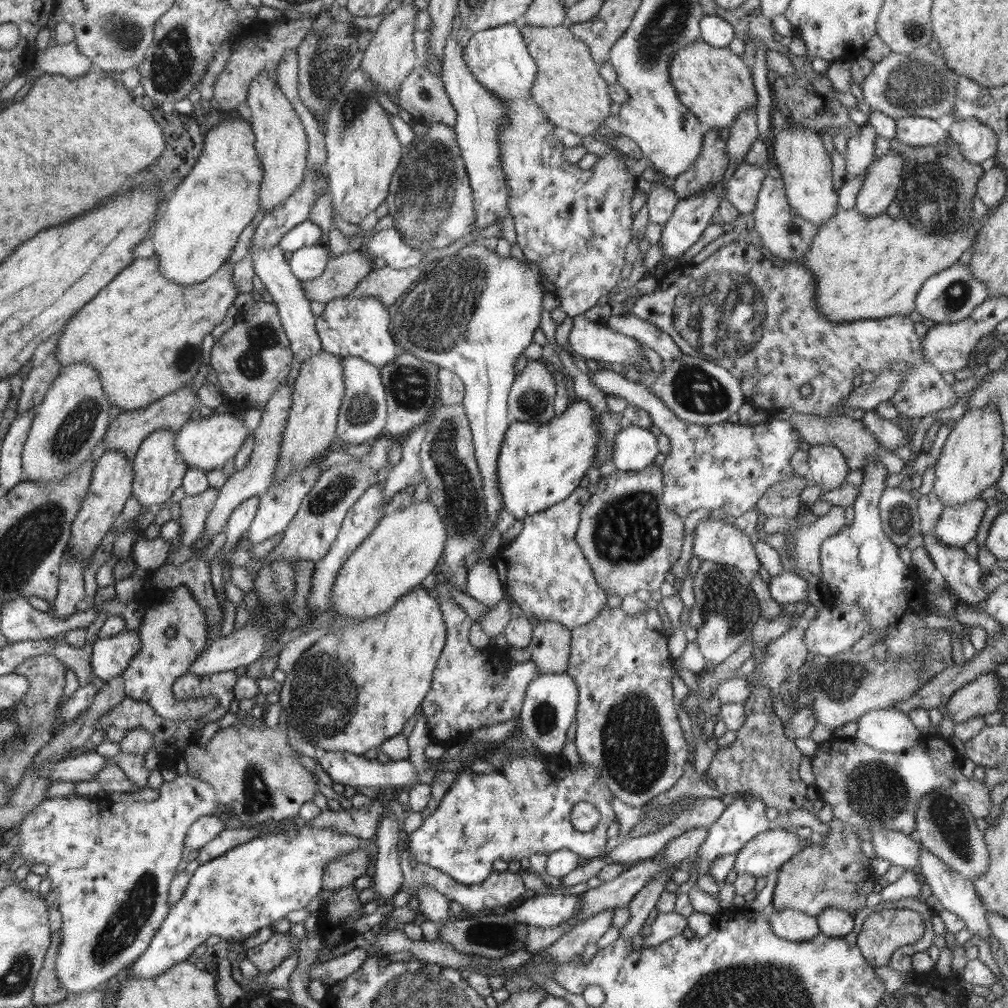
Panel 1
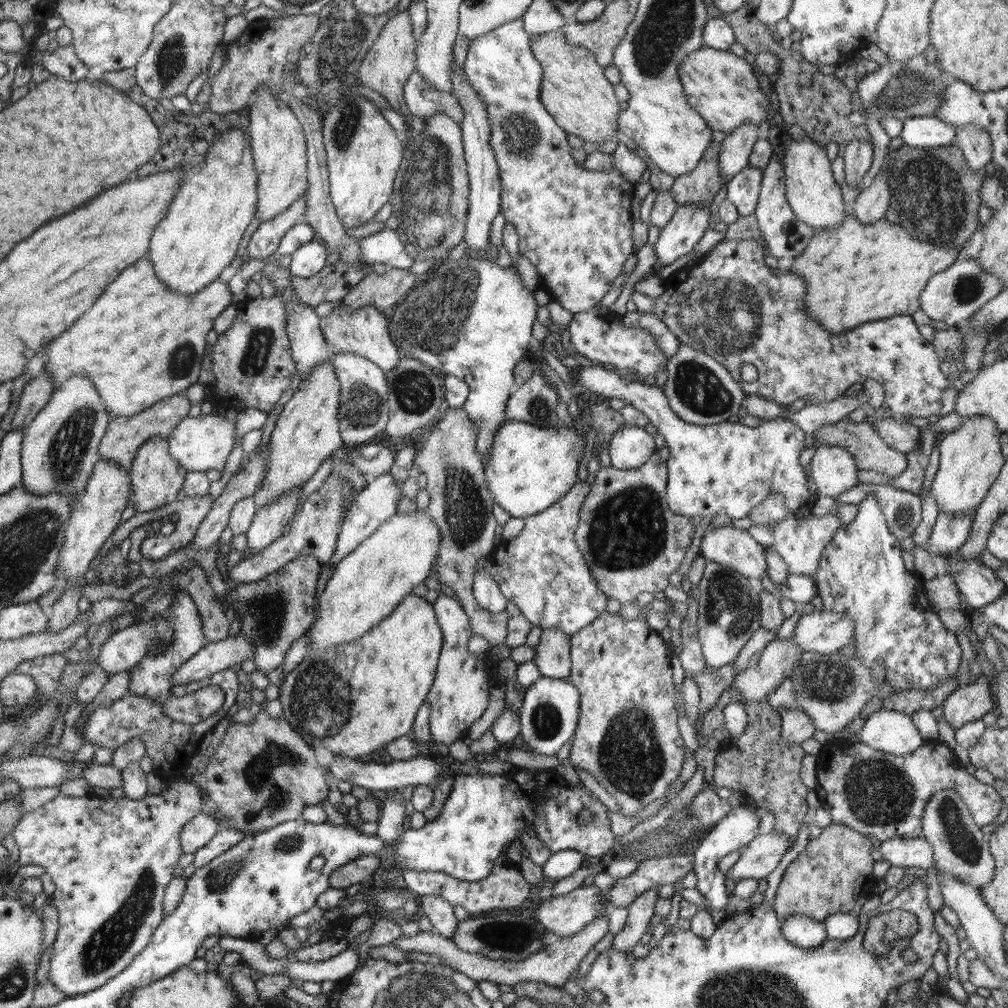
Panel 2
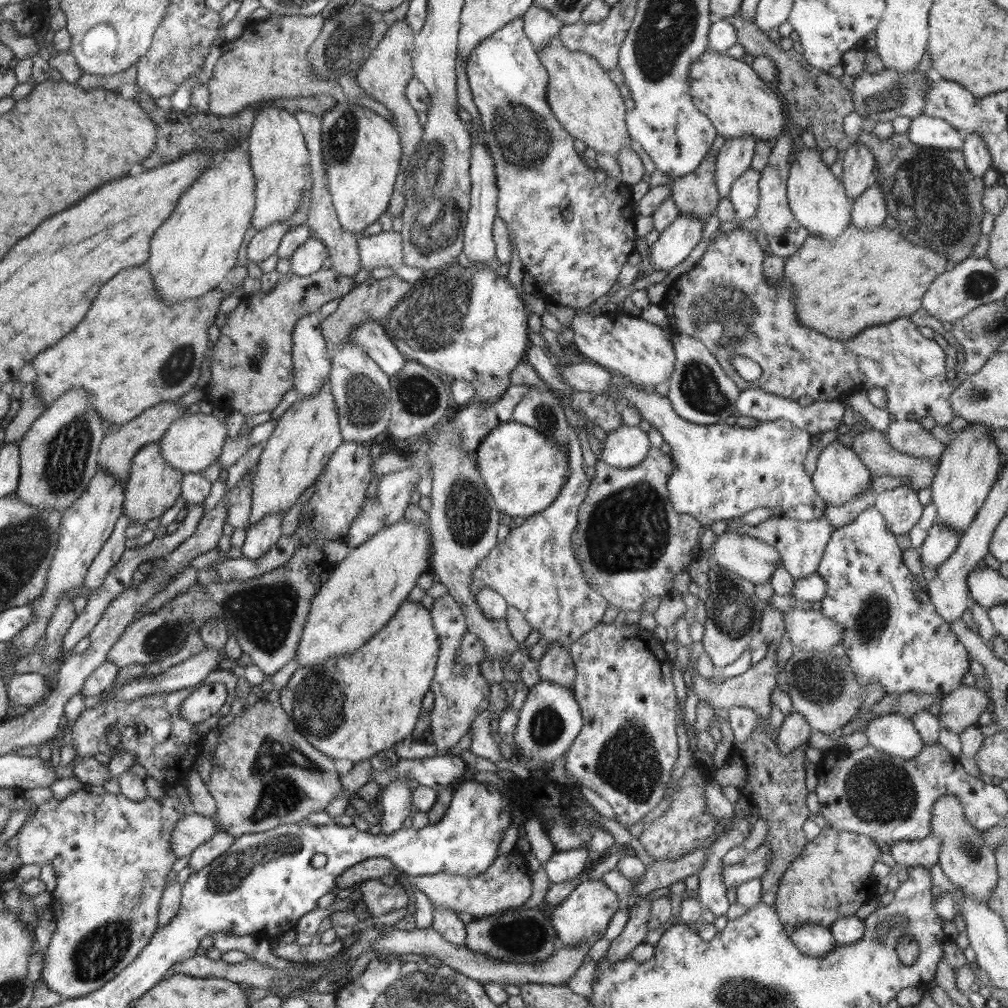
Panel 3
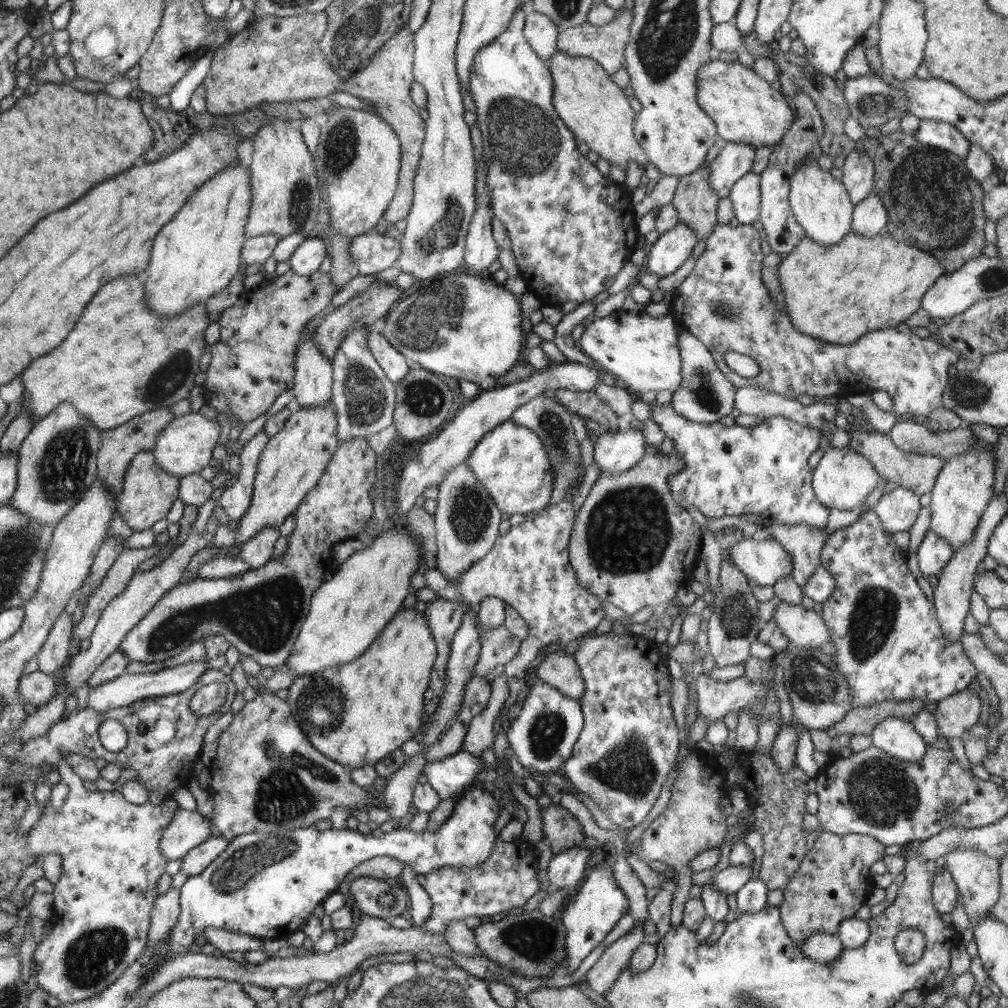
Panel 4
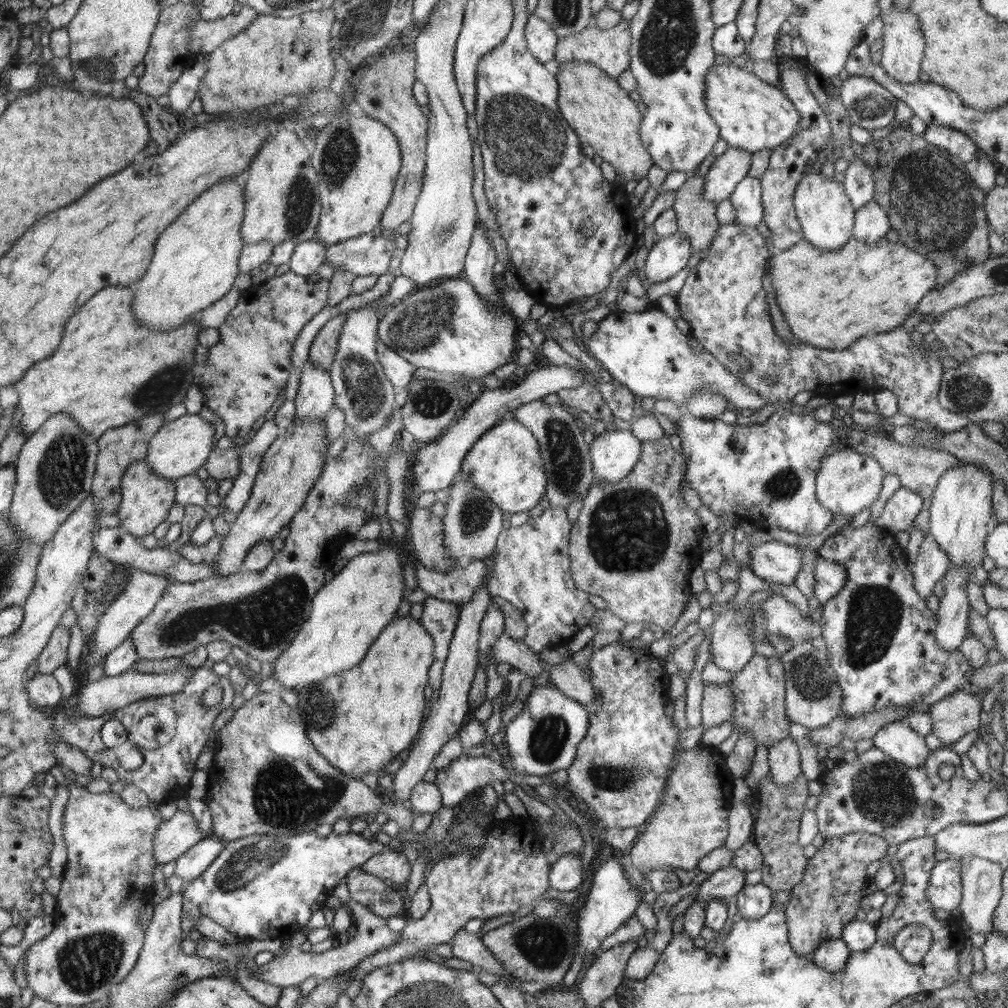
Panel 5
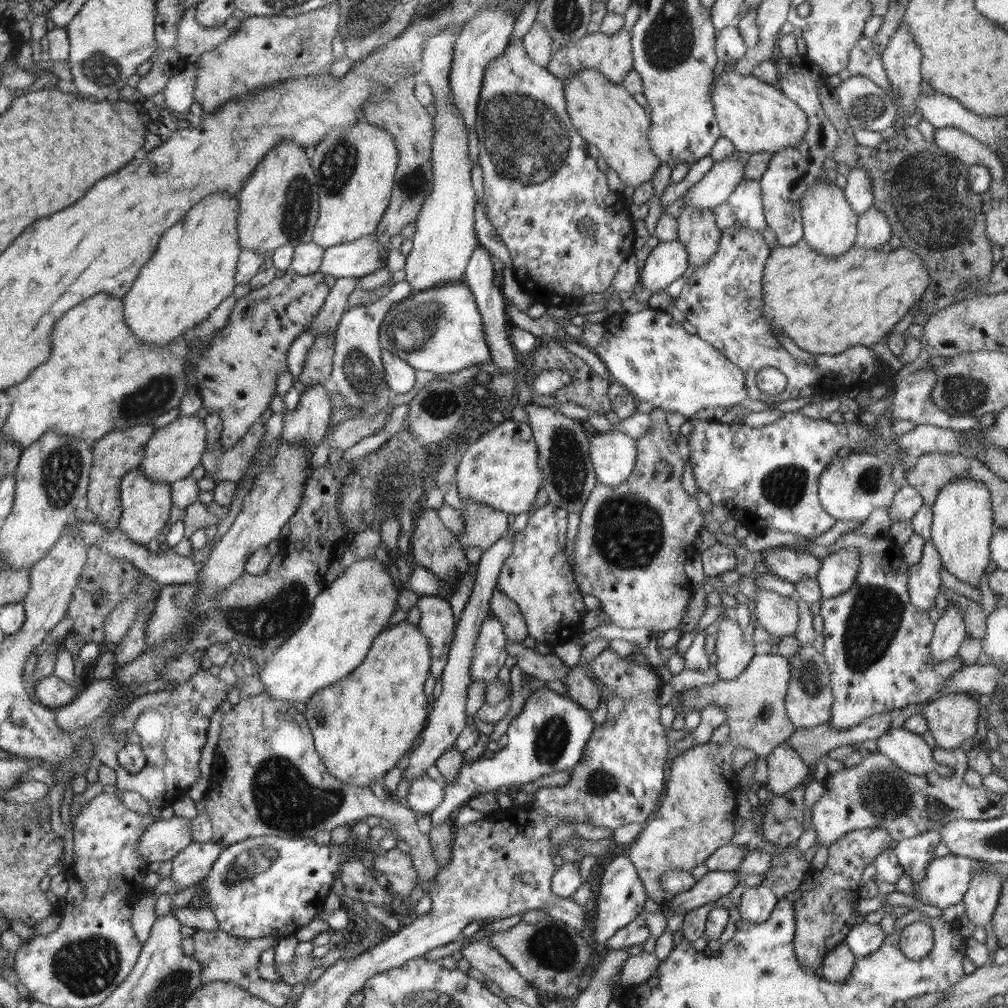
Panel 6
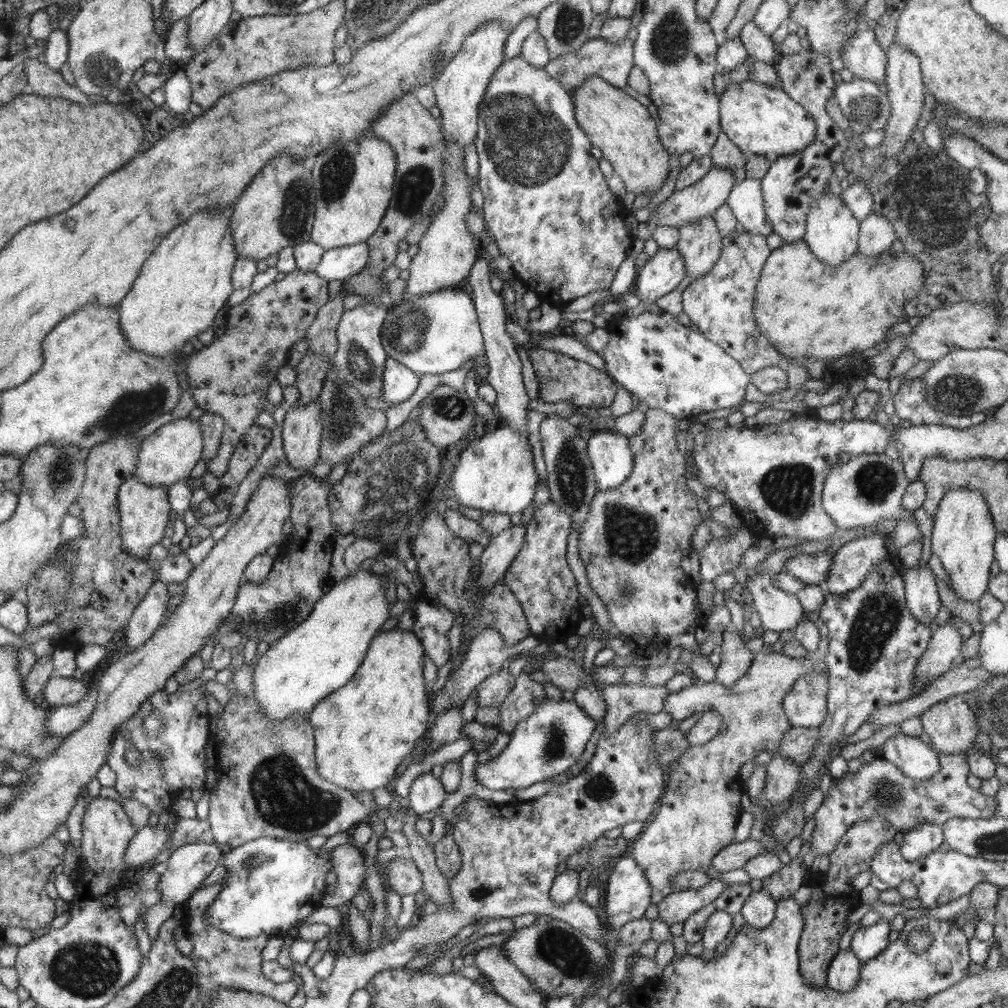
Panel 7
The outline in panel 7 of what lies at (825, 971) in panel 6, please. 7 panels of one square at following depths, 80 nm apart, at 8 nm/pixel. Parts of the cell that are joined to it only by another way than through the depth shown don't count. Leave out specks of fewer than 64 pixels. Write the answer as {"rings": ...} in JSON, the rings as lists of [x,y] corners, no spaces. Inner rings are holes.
{"rings":[[[839,950],[828,967],[828,988],[848,992],[860,980],[861,960],[852,951]]]}

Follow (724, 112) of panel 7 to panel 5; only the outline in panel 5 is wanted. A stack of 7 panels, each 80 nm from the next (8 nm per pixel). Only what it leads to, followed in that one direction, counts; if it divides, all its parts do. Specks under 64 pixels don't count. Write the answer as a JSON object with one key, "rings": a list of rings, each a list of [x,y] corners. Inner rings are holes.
{"rings":[[[732,63],[712,65],[705,76],[705,103],[708,114],[719,126],[719,133],[728,145],[747,150],[750,154],[768,149],[776,149],[777,146],[791,140],[797,133],[800,115],[790,102],[783,89],[772,86],[758,78],[751,70],[734,66]]]}

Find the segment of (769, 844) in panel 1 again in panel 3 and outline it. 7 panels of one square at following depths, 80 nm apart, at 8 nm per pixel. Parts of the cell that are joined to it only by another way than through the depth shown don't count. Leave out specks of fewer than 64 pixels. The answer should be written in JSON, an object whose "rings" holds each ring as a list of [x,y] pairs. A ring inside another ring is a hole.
{"rings":[[[762,842],[756,852],[749,852],[740,862],[723,867],[722,878],[726,888],[737,888],[743,882],[759,879],[766,872],[770,857],[768,844]]]}

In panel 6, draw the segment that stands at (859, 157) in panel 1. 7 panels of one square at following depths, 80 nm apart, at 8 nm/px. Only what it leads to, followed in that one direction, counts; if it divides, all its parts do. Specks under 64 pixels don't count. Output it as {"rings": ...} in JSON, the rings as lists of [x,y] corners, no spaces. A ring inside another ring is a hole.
{"rings":[[[852,169],[848,173],[847,184],[843,191],[857,216],[866,213],[866,210],[873,206],[873,184],[864,169]]]}

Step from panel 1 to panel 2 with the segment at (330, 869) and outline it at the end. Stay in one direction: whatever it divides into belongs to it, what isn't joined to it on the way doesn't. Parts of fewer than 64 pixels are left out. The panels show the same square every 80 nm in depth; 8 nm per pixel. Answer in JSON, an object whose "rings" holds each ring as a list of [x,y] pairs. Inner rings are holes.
{"rings":[[[360,856],[333,870],[329,876],[329,886],[345,890],[352,884],[372,879],[371,875],[380,867],[382,867],[382,863],[378,857]]]}

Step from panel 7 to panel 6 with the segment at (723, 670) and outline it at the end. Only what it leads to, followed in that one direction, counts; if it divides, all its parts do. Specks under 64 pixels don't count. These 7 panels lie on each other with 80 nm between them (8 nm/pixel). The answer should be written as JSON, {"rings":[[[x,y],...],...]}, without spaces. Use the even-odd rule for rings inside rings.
{"rings":[[[722,619],[715,632],[716,672],[719,680],[734,680],[755,655],[755,643],[748,642],[734,619]]]}

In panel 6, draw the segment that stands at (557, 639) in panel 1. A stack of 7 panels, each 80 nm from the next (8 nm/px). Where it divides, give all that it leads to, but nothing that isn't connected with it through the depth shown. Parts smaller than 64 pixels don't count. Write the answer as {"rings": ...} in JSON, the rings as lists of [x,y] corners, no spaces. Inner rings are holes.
{"rings":[[[578,664],[569,670],[562,684],[567,690],[567,697],[576,702],[581,708],[584,708],[590,714],[598,708],[600,704],[598,686],[586,676]]]}

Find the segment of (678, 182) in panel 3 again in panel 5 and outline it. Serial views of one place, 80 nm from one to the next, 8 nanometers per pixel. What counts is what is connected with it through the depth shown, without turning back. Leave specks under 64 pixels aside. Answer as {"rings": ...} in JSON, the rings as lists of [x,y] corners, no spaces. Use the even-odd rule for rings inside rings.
{"rings":[[[688,174],[686,182],[676,190],[672,206],[678,232],[688,238],[693,254],[702,257],[708,254],[719,228],[715,204],[703,197],[703,184],[704,177]]]}

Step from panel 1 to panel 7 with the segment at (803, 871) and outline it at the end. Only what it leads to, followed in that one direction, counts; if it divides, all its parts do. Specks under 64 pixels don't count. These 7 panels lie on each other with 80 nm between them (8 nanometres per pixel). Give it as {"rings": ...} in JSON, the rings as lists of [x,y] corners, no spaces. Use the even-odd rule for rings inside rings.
{"rings":[[[881,816],[854,823],[842,836],[838,846],[834,848],[834,852],[830,854],[828,871],[823,874],[815,874],[814,879],[807,882],[812,894],[807,904],[801,906],[804,926],[799,938],[798,954],[799,972],[802,980],[810,988],[828,988],[828,967],[840,950],[838,942],[847,931],[849,914],[859,907],[856,904],[850,904],[850,902],[854,902],[854,898],[858,898],[858,892],[851,885],[851,880],[858,873],[871,868],[871,862],[878,847],[894,841],[896,833],[896,828]]]}

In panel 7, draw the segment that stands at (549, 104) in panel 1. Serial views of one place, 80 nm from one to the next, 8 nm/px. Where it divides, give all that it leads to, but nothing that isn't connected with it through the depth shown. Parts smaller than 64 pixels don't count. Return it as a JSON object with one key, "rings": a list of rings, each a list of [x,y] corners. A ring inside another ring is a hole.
{"rings":[[[588,77],[584,84],[571,93],[574,116],[590,142],[600,148],[603,158],[612,165],[613,172],[634,194],[646,194],[659,190],[668,178],[670,156],[659,141],[657,122],[648,108],[623,89],[612,86],[600,77]]]}

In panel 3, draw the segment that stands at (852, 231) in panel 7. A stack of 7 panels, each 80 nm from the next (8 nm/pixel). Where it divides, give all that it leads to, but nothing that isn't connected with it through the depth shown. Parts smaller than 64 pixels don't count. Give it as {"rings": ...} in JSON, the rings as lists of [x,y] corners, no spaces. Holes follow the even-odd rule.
{"rings":[[[802,145],[793,152],[787,180],[787,199],[792,215],[811,235],[834,240],[852,224],[854,200],[845,193],[842,181],[834,176],[830,166],[822,161],[821,151]]]}

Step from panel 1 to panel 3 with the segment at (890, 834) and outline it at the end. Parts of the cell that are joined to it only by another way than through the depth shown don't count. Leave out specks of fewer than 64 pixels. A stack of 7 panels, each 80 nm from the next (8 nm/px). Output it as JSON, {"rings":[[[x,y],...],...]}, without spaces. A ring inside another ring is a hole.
{"rings":[[[933,835],[927,838],[909,840],[908,842],[895,842],[890,845],[890,855],[901,867],[912,866],[932,867],[939,860],[942,850],[942,839]]]}

